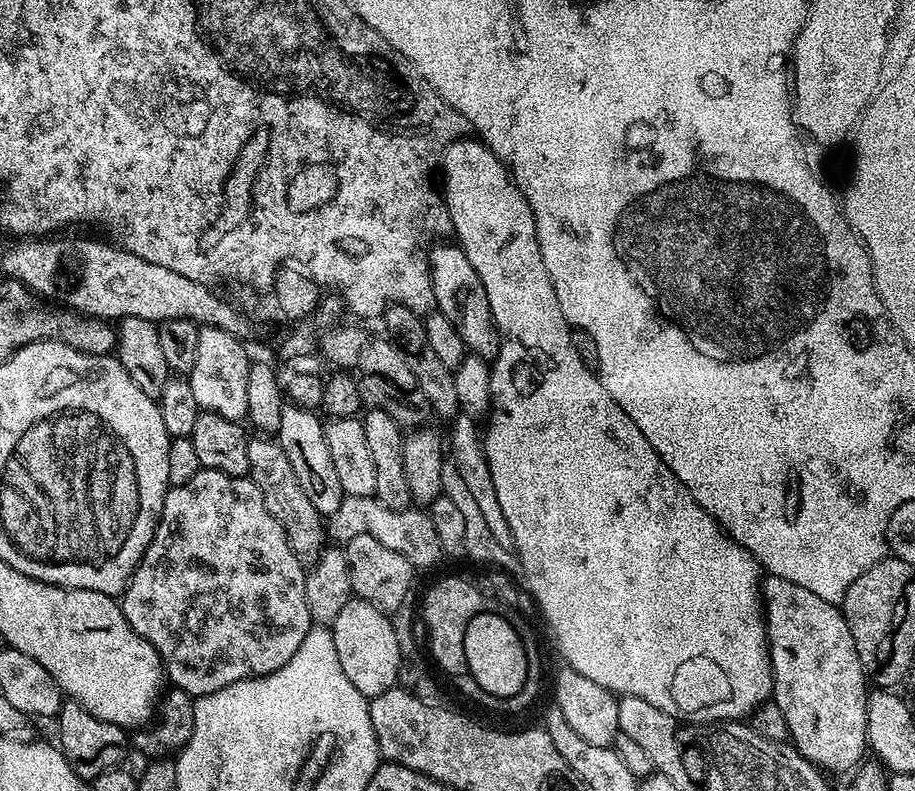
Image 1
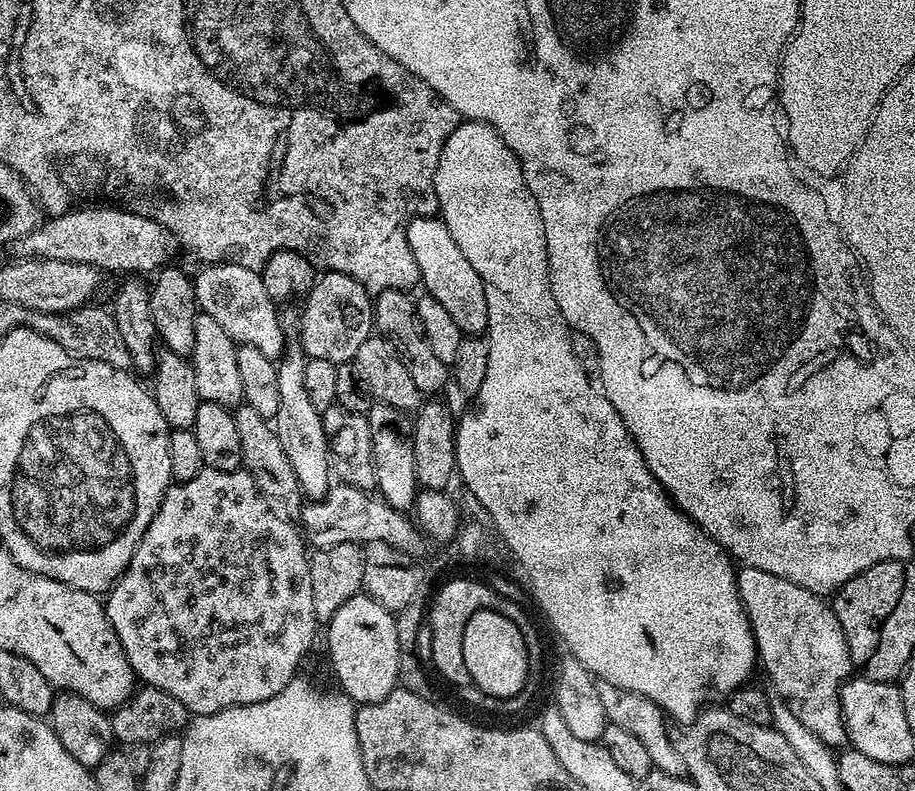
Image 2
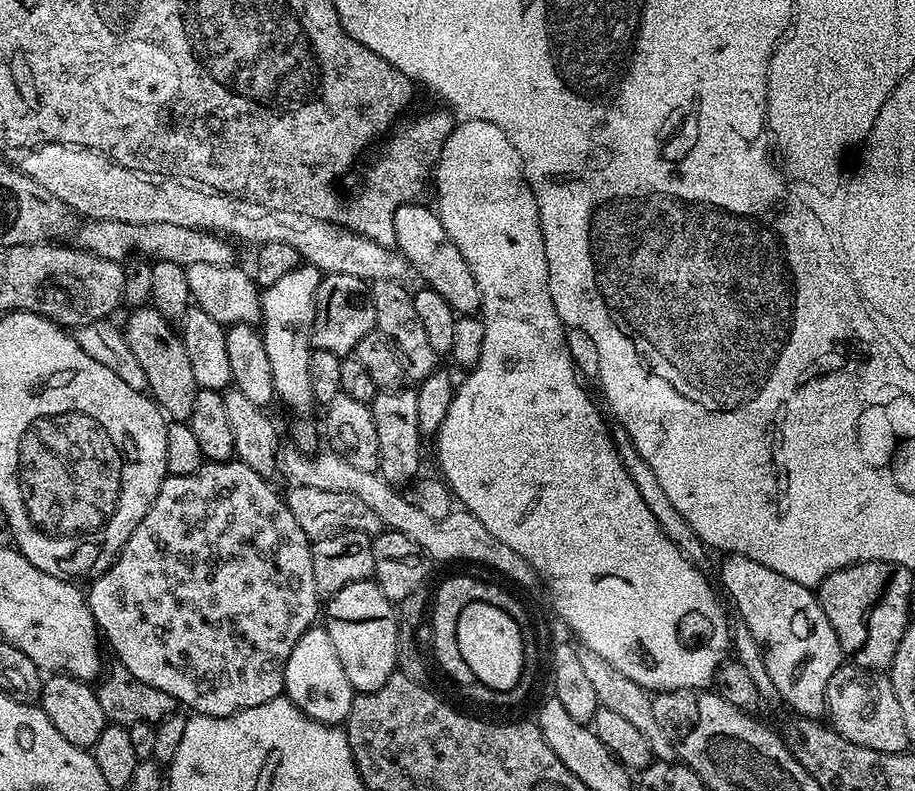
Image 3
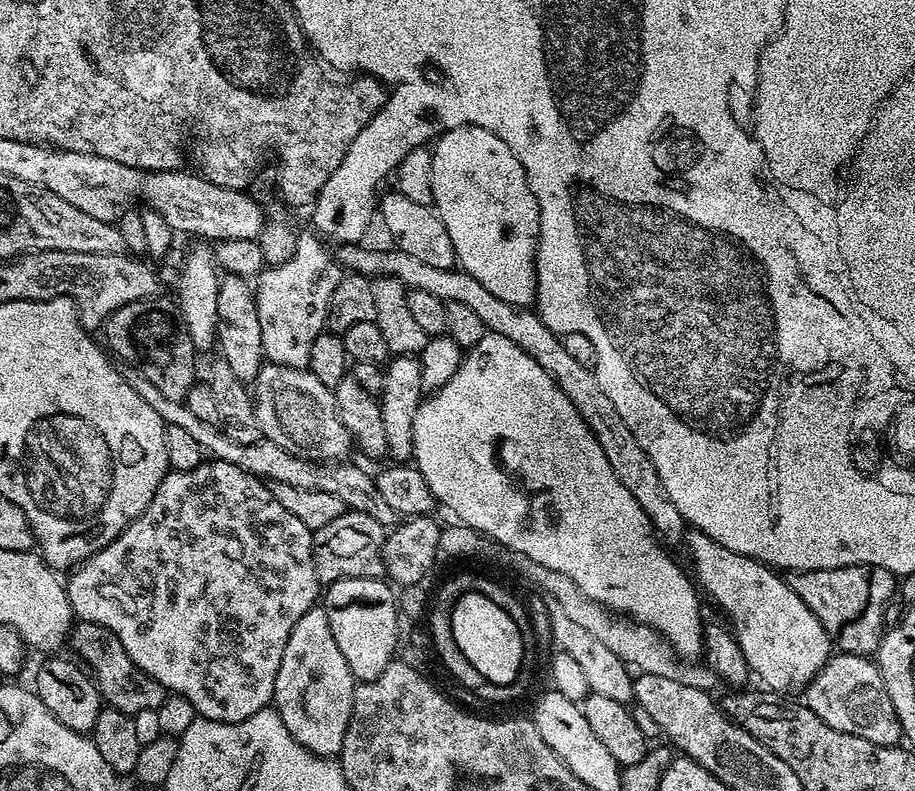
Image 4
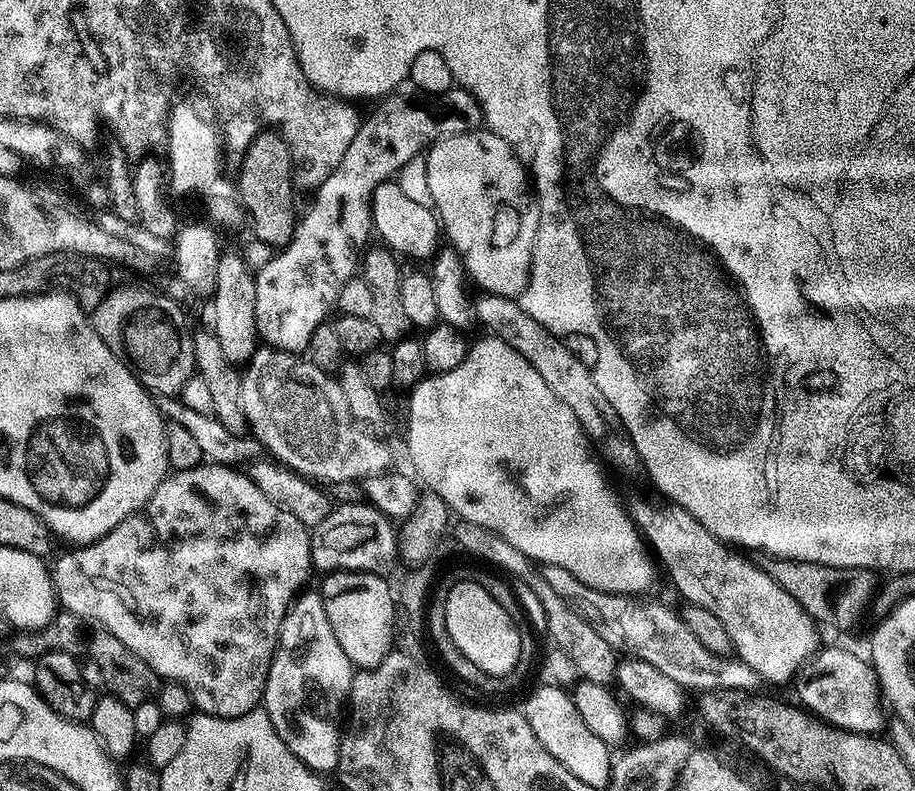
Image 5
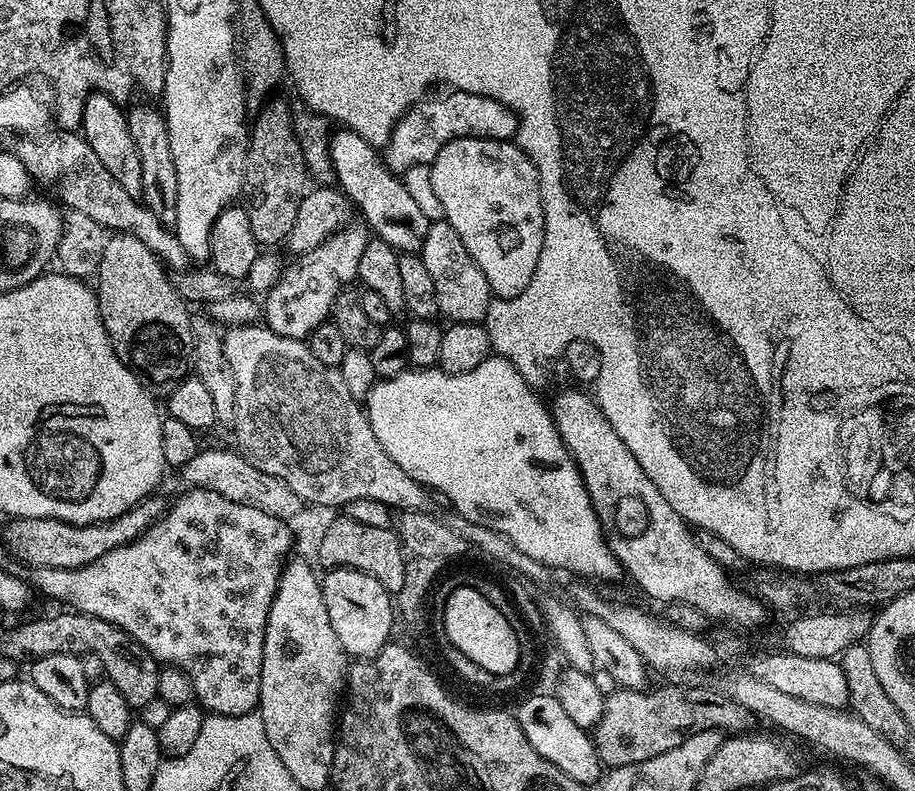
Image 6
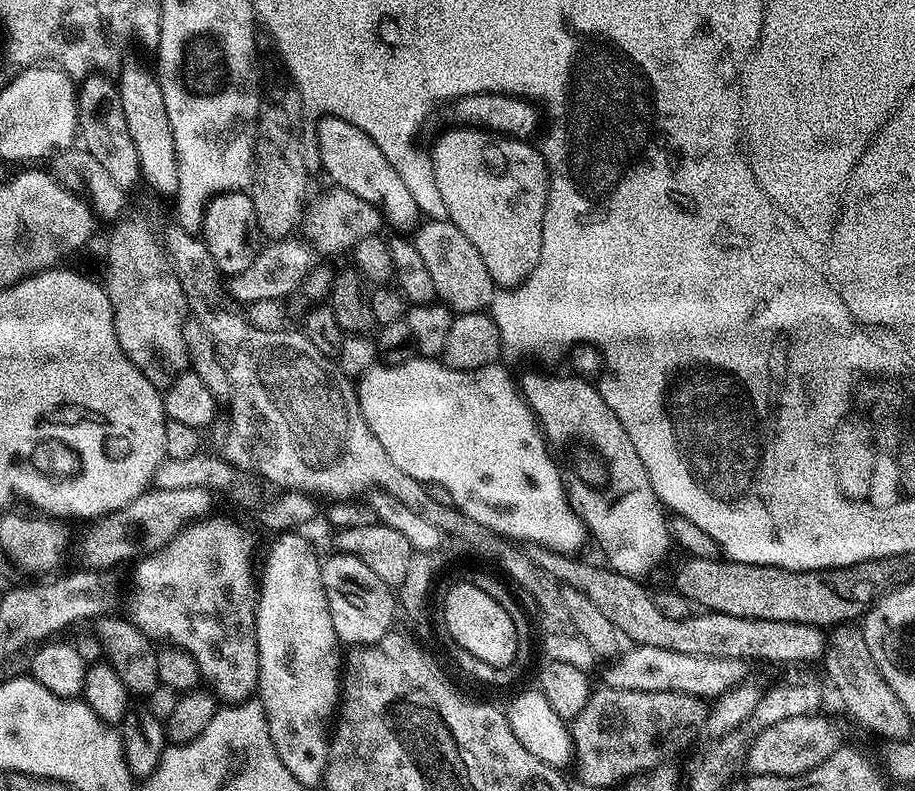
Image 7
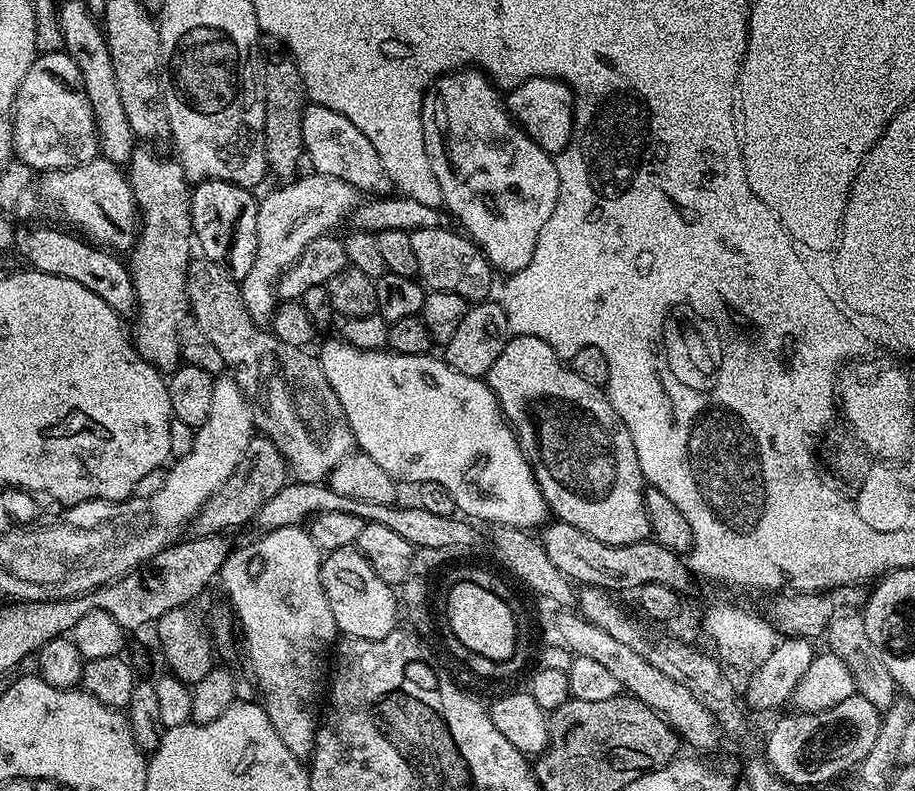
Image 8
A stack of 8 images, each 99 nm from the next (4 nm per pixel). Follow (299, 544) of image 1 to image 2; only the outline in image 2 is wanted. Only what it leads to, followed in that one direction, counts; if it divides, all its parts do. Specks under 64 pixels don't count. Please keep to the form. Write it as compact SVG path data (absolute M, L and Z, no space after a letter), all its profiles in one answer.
M241 403L234 412L238 422L238 438L242 438L243 467L254 478L261 492L285 517L299 517L302 507L302 493L298 474L294 474L294 466L290 466L290 458L286 458L286 450L282 450L282 442L278 442L272 420L262 418L254 406Z

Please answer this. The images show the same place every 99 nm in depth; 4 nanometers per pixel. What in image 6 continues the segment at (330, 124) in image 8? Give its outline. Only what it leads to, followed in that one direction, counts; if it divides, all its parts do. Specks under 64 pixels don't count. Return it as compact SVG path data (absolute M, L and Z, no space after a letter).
M333 131L328 149L332 155L334 180L344 196L360 207L363 223L374 233L375 239L386 242L400 254L416 254L424 245L430 221L415 204L403 179L388 171L381 155L373 145L366 143L356 132Z

